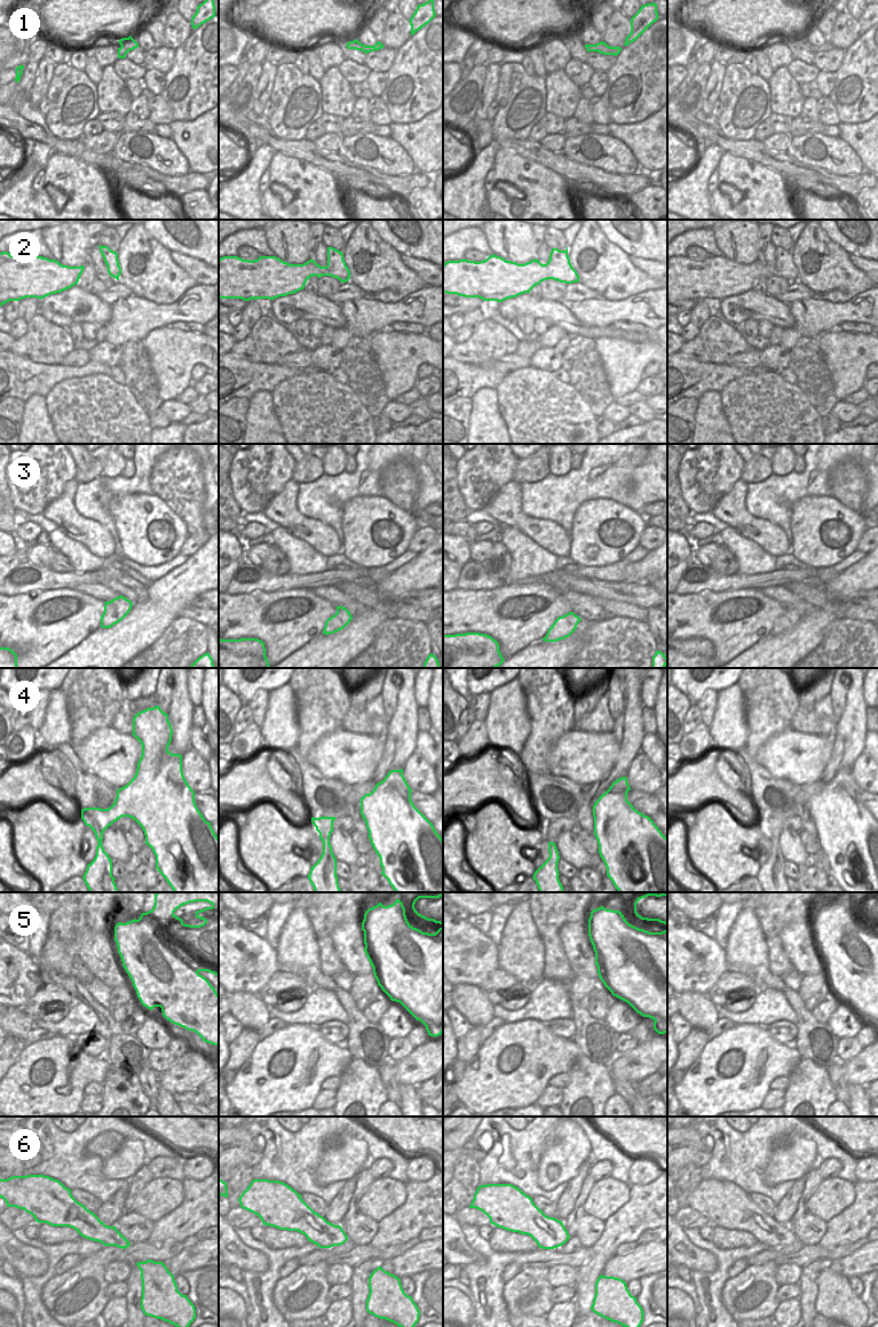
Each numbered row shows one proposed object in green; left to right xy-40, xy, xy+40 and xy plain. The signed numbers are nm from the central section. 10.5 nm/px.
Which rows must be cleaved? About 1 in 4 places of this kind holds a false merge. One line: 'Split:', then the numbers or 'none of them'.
Split: 5

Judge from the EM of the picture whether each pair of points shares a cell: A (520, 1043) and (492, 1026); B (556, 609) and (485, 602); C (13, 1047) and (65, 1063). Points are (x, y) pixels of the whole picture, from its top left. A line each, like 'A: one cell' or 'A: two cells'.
A: two cells
B: one cell
C: two cells

